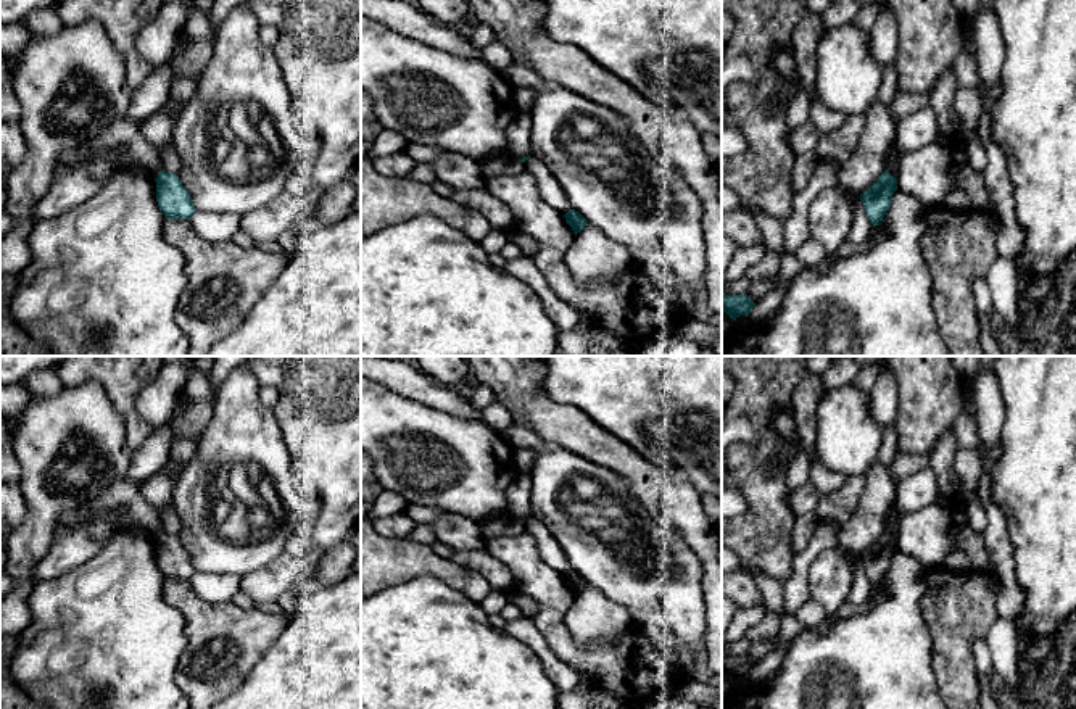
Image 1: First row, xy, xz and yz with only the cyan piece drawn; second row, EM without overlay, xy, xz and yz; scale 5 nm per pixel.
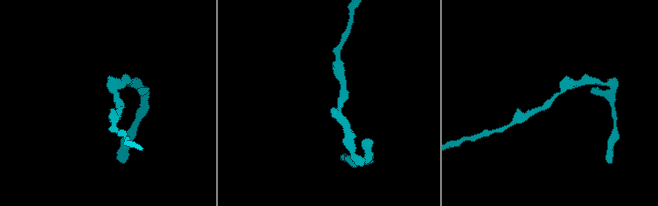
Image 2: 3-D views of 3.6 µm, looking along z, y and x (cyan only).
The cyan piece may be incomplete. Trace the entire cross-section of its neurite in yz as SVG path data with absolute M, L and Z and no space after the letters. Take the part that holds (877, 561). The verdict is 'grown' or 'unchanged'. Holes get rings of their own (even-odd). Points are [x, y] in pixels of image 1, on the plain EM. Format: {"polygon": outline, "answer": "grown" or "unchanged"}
{"polygon": "M884 532L867 553L860 554L865 575L873 587L881 585L886 572L891 567L892 556L896 551L897 551L896 538Z", "answer": "unchanged"}

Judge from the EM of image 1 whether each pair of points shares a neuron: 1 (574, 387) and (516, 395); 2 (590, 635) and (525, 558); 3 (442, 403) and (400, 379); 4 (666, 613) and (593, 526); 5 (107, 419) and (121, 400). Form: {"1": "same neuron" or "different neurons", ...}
{"1": "different neurons", "2": "different neurons", "3": "same neuron", "4": "same neuron", "5": "different neurons"}

